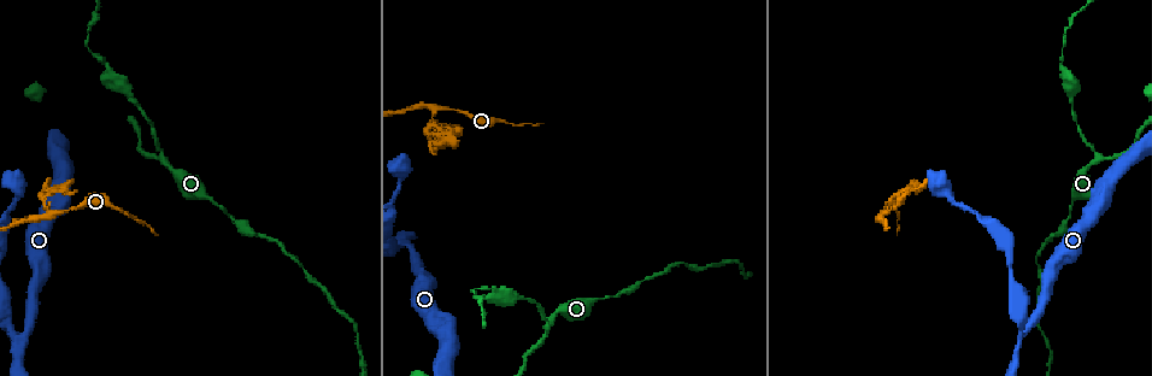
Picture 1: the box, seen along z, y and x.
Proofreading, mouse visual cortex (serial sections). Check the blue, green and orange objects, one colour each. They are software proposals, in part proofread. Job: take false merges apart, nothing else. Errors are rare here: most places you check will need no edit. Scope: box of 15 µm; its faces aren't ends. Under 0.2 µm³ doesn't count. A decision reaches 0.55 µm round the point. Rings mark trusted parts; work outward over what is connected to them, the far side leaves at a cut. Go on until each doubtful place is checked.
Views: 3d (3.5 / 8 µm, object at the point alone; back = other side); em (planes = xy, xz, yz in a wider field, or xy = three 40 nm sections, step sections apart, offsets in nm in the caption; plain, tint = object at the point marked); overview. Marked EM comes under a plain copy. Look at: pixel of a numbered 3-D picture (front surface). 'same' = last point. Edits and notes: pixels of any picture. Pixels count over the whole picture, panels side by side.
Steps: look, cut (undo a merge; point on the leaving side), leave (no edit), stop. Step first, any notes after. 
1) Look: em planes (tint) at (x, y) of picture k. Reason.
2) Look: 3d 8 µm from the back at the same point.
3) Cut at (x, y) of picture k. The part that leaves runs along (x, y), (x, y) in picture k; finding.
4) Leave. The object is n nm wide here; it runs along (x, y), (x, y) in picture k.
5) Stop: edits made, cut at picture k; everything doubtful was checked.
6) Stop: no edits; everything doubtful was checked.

Look: 3d 3.5 µm at (52, 212) of picture 1. Arms part here.

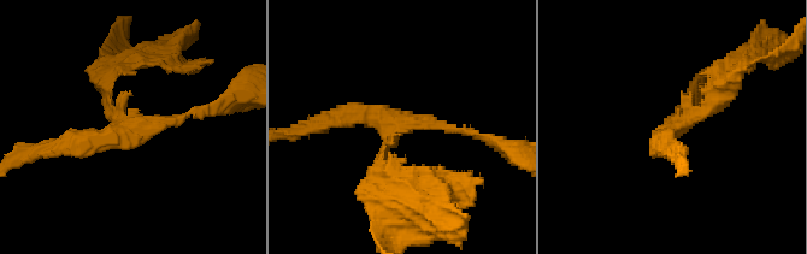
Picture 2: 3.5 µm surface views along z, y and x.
Look: em planes (tint) at (676, 129) of picture 2. Now the EM.

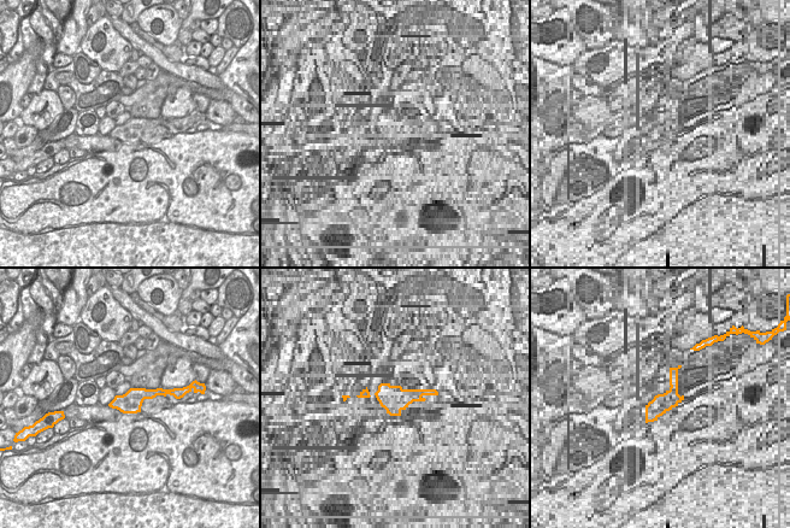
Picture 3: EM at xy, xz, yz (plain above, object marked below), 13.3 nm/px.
Look: em xy step 1 (tint) at the same point.

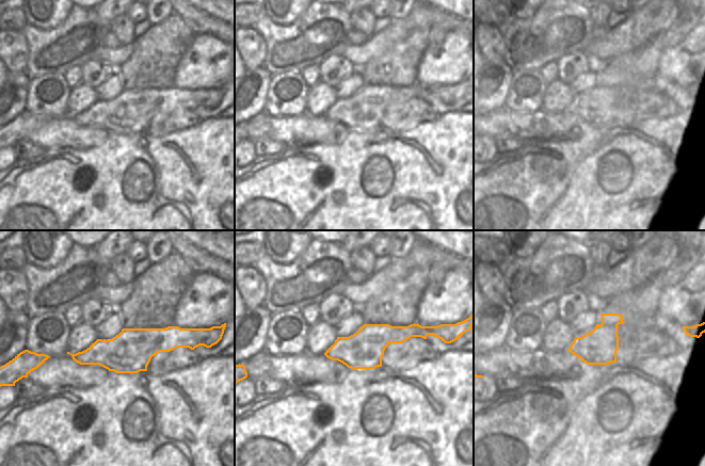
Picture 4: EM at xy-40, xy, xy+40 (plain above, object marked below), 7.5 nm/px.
Cut at (722, 96) of picture 2. The part that leaves runs along (117, 122), (106, 81), (151, 52) in picture 2; a second cell is stuck on.

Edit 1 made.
Look: 3d 8 µm from the back at (546, 326) of picture 1. Three arms meet.

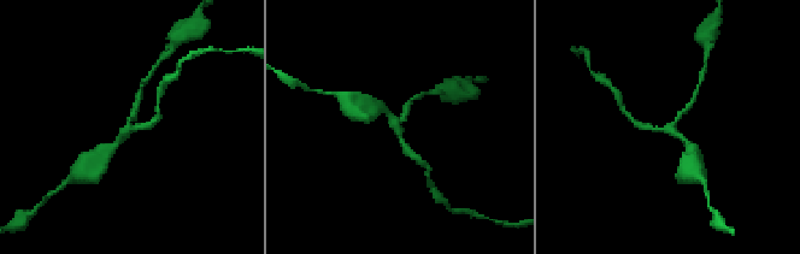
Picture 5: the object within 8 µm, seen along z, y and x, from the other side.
Look: em xy step 1 (tint) at (672, 129) of picture 5. 3 arms meet here; the arms are 150, 200, 200 nm wide; need the tissue.

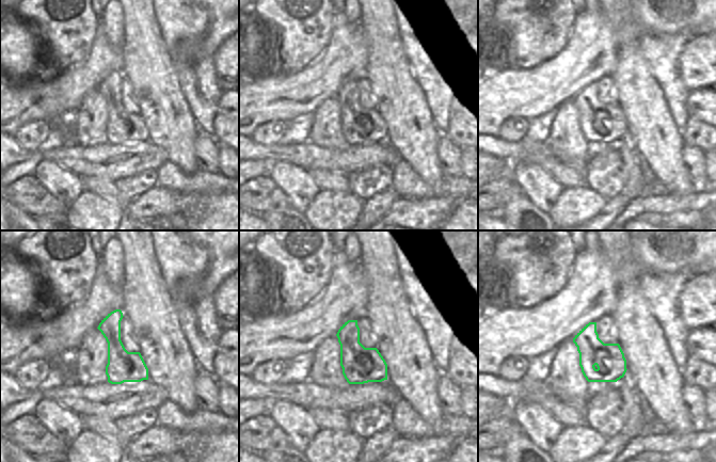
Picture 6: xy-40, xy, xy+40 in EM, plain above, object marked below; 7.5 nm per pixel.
Leave. It runs along (109, 149), (124, 135), (136, 100) in picture 5; continuous, no second cell.

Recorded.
Look: 3d 3.5 µm from the back at (24, 334) of picture 1. Narrows sharply.

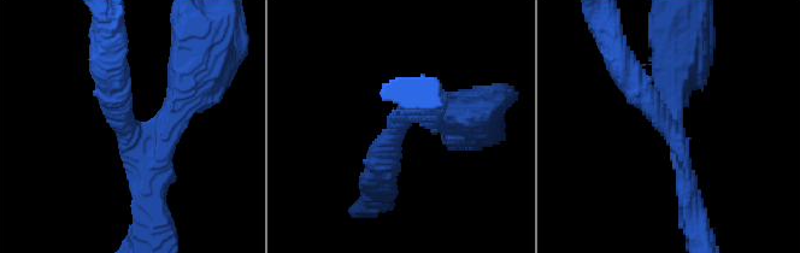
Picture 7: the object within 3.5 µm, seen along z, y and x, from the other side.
Look: em planes (tint) at (398, 129) of picture 7. 3 arms meet here; the arms are 250, 250, 400 nm wide; need the tissue.

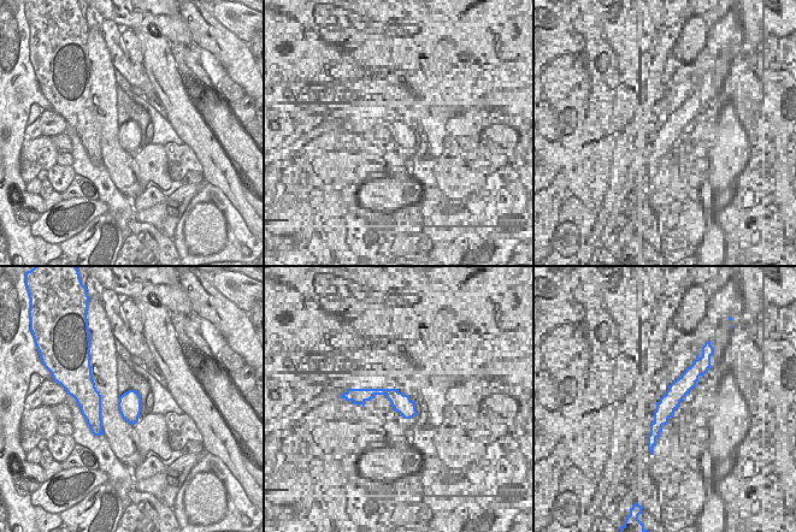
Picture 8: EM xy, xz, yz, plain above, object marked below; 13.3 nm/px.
Leave. It runs along (380, 174), (410, 118), (451, 127) in picture 7; continuous, no second cell.

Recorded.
Stop: edits made, cut at picture 2; everything doubtful was checked.

